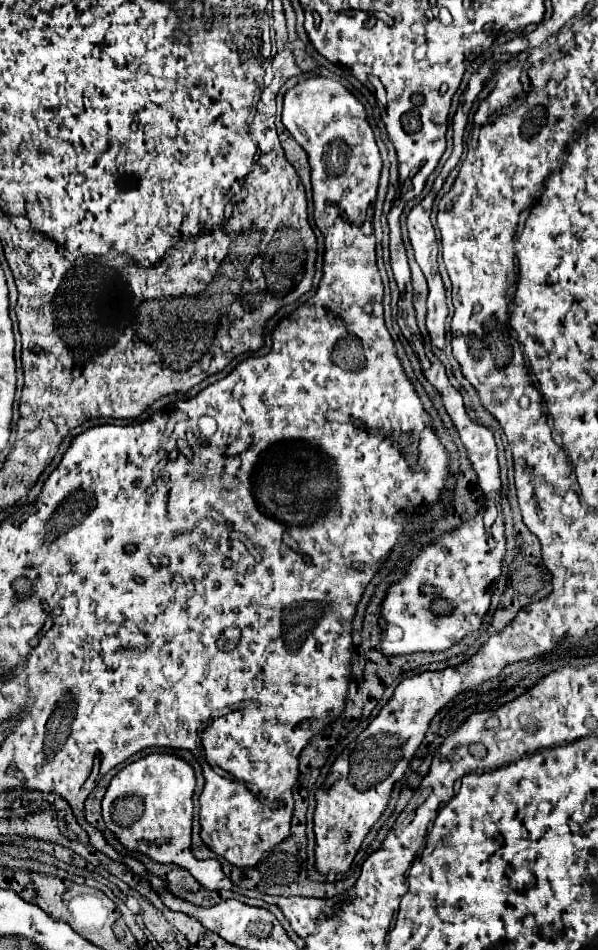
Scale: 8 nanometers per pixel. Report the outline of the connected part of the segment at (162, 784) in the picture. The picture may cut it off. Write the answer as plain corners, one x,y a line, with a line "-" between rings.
155,752
121,768
105,796
103,820
127,850
147,854
161,864
177,864
187,868
201,880
201,862
191,854
191,822
193,822
193,792
195,772
189,762
177,754

